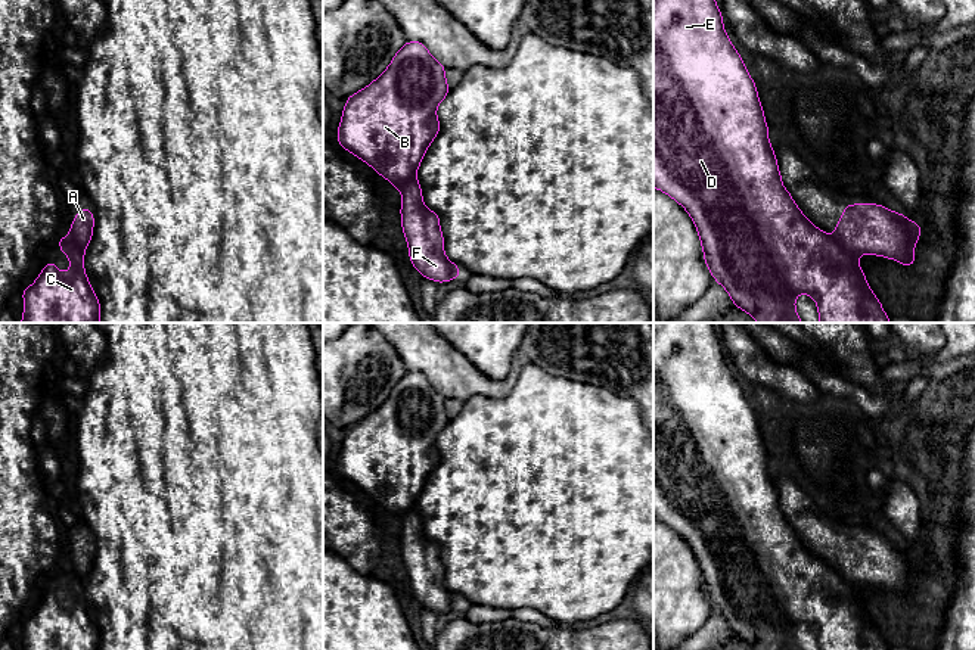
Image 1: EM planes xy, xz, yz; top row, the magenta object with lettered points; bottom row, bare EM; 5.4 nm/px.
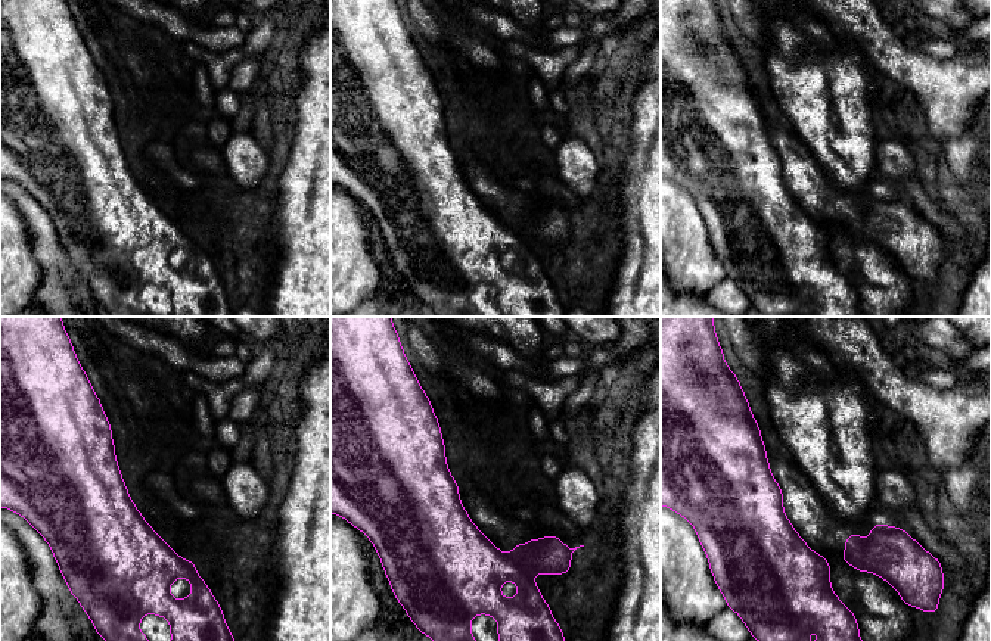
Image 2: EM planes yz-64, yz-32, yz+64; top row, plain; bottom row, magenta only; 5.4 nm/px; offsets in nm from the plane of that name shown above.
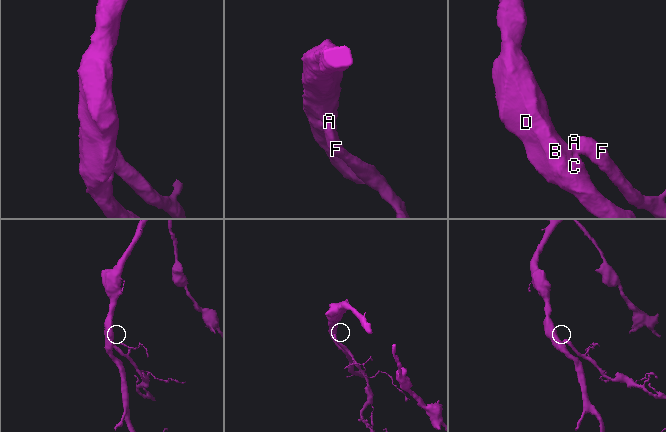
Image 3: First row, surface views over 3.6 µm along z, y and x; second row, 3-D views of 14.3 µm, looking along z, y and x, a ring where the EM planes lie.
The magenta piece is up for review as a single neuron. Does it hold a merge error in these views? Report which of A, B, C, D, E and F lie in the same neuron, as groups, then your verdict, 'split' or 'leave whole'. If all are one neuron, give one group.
A F / B C D E | split

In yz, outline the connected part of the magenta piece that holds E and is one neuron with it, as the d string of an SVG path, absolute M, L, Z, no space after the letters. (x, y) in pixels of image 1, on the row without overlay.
M653 323L653 517L667 523L687 541L701 569L705 595L714 610L727 621L738 638L755 650L801 650L795 640L799 623L807 623L816 631L820 650L889 650L881 631L873 625L857 588L847 582L833 566L810 553L783 517L757 416L724 361L723 345L712 323Z

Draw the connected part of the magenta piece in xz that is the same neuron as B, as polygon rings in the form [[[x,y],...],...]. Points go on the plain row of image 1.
[[[407,371],[375,411],[347,429],[338,473],[400,519],[416,506],[431,472],[438,466],[437,436],[448,422],[445,398],[423,373]]]

